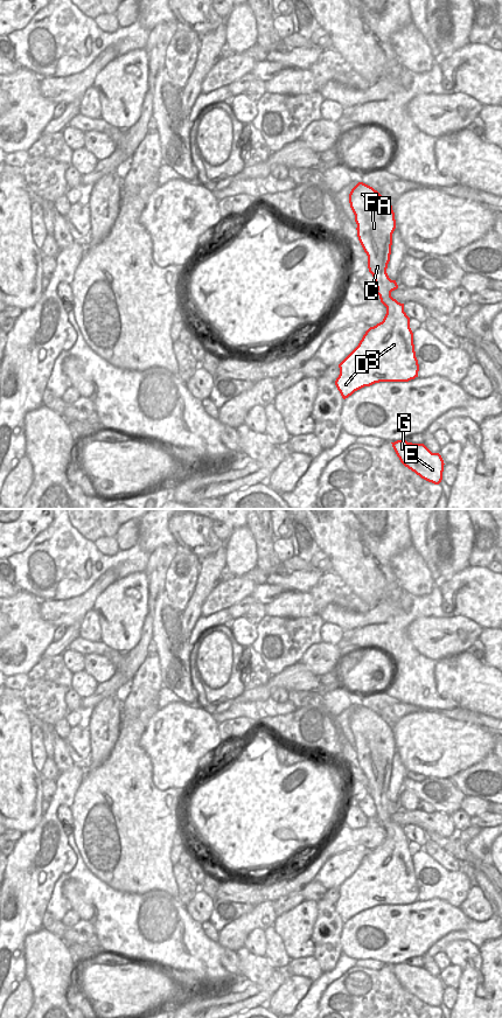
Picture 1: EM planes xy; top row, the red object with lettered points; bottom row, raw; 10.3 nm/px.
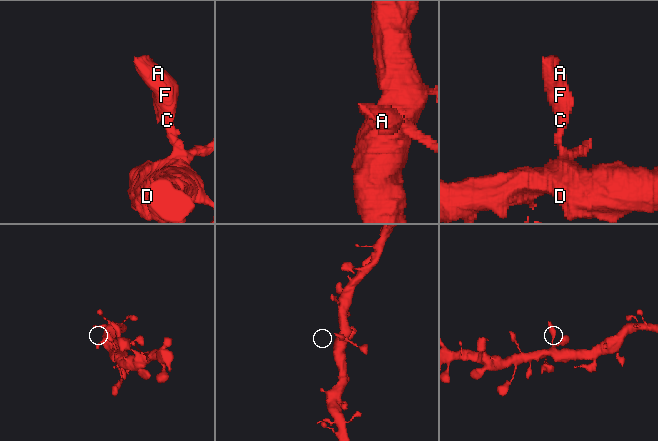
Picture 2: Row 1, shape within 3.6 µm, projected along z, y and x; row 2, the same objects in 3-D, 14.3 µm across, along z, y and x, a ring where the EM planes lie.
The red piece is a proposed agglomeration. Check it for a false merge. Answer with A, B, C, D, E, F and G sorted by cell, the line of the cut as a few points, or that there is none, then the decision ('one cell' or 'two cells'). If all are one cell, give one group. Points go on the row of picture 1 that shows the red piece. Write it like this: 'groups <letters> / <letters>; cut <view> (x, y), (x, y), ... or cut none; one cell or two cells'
groups A B C D E F G; cut none; one cell

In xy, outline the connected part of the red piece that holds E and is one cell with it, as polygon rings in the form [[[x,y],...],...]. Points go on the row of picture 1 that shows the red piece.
[[[405,439],[391,444],[405,467],[428,482],[441,482],[445,463],[439,453],[432,453],[424,444],[412,444]]]

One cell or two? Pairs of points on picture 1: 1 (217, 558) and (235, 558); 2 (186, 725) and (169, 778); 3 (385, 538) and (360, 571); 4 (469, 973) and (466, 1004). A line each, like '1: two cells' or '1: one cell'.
1: two cells
2: one cell
3: one cell
4: one cell

